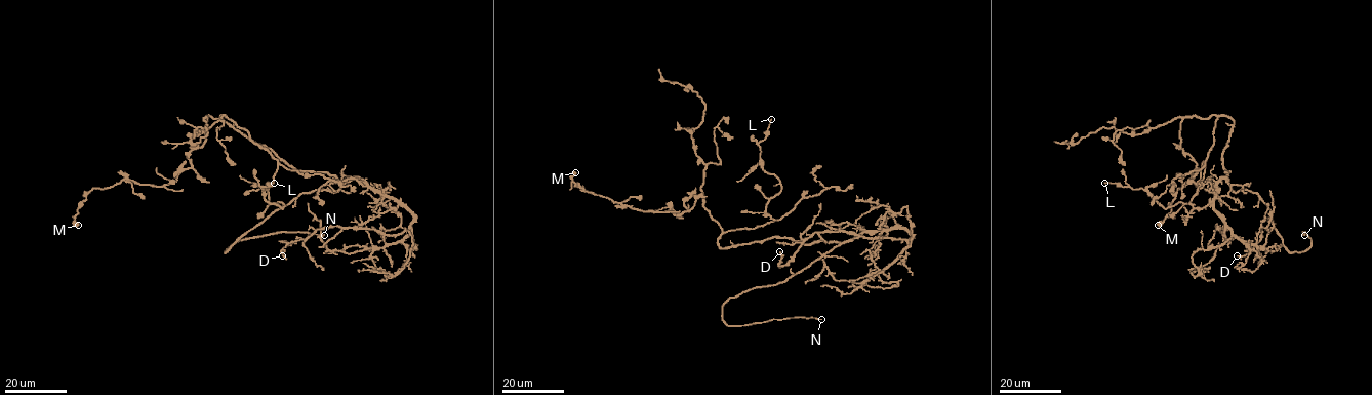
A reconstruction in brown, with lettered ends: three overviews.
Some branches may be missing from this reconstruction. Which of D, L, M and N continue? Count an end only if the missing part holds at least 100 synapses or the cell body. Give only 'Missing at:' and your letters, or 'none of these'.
Missing at: N

